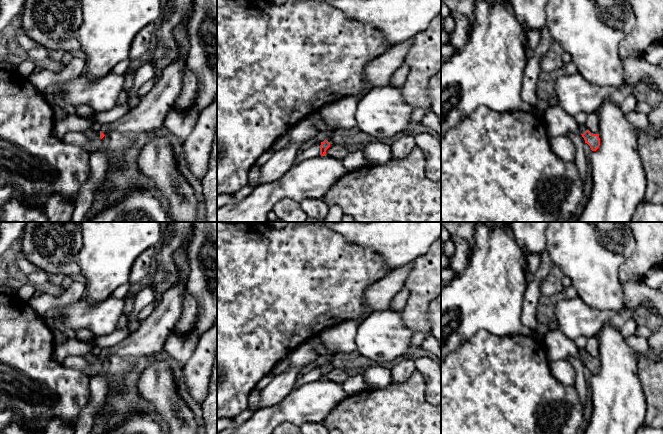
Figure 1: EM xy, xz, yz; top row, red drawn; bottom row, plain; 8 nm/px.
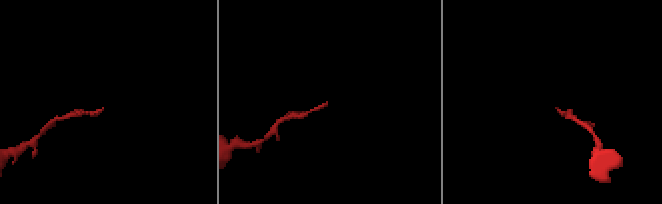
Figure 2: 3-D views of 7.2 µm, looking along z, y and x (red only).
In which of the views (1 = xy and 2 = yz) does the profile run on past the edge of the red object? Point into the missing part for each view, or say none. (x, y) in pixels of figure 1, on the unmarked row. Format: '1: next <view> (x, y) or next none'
1: next xy (149, 339)
2: next yz (582, 352)

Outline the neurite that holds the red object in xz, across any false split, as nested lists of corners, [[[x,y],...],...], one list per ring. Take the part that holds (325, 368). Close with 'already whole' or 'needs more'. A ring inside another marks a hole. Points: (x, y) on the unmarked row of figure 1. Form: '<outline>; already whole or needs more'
[[[326,361],[326,363],[321,366],[321,369],[320,369],[320,379],[321,380],[325,380],[325,377],[326,377],[326,374],[332,369],[334,368],[334,365],[333,365],[333,361]]]; needs more

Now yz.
[[[585,349],[579,350],[579,357],[584,362],[585,367],[587,367],[590,370],[592,375],[596,375],[599,372],[600,370],[599,358],[591,357]]]; needs more

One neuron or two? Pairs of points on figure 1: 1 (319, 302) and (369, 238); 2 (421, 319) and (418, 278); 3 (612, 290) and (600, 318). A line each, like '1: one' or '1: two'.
1: two
2: one
3: two

